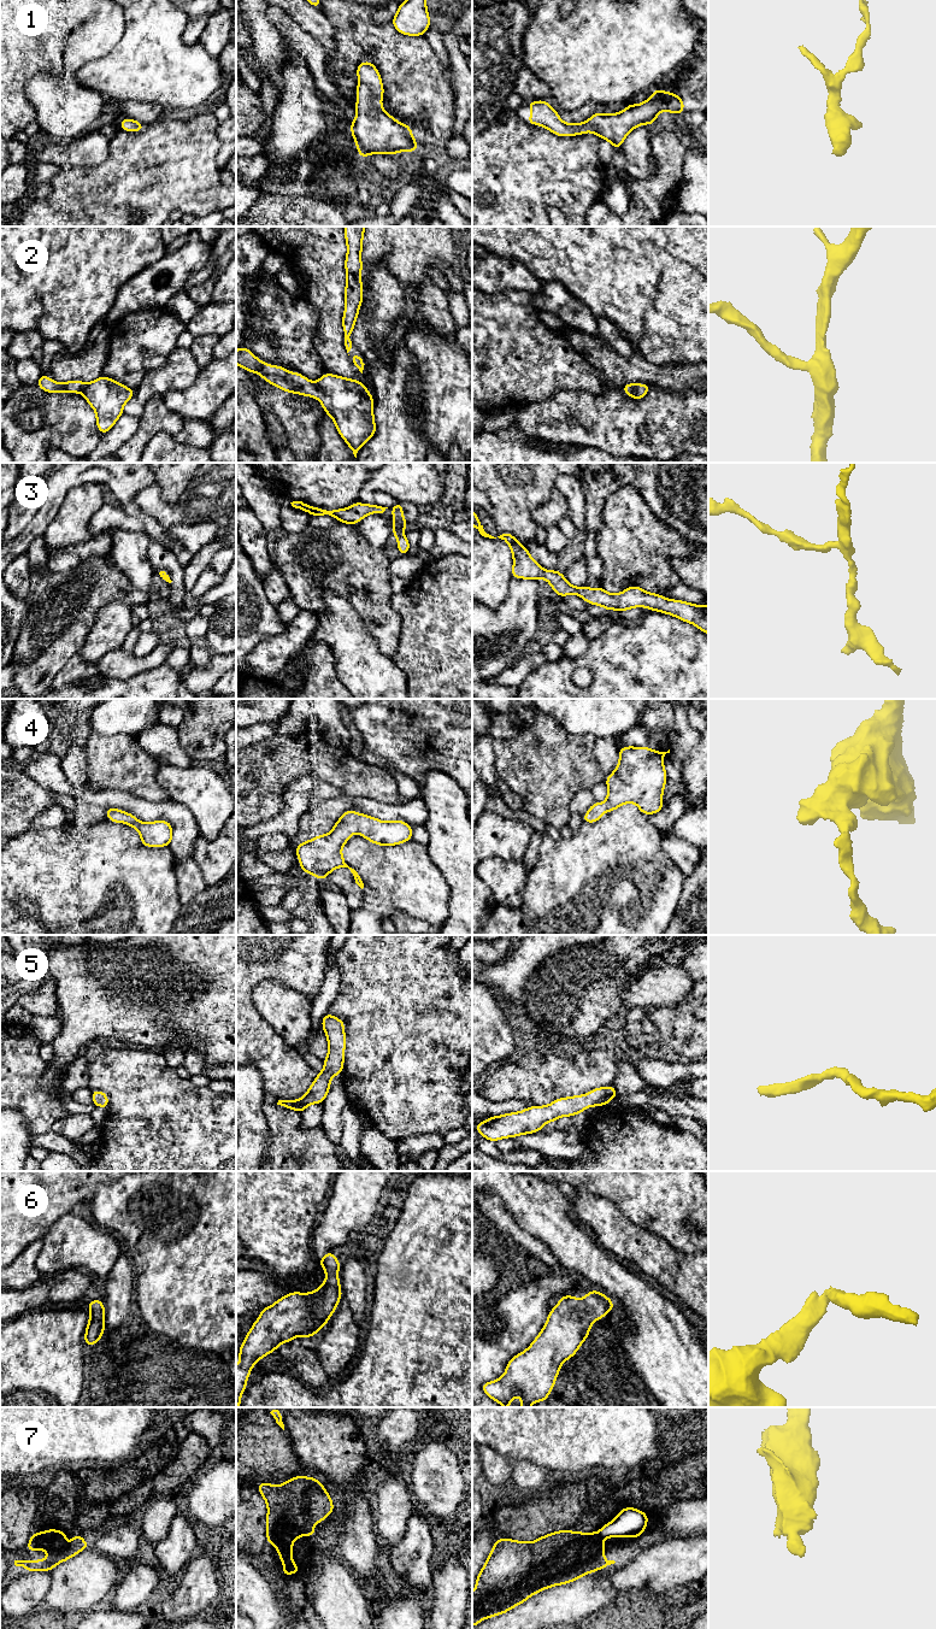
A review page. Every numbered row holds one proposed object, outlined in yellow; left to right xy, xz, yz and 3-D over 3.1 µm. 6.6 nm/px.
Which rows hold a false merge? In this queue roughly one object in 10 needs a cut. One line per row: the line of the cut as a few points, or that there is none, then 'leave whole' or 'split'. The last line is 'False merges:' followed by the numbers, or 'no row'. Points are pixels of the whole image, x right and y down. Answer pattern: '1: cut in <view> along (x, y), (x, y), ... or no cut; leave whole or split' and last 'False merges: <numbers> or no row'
1: no cut; leave whole
2: no cut; leave whole
3: no cut; leave whole
4: no cut; leave whole
5: no cut; leave whole
6: no cut; leave whole
7: no cut; leave whole
False merges: no row

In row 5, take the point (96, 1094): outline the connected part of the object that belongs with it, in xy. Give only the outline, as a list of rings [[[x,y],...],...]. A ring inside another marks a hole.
[[[90,1090],[93,1096],[93,1105],[108,1108],[108,1096],[101,1090]]]

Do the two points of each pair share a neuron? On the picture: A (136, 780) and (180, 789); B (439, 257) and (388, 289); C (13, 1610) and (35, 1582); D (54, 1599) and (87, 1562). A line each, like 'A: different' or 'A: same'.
A: different
B: different
C: same
D: same

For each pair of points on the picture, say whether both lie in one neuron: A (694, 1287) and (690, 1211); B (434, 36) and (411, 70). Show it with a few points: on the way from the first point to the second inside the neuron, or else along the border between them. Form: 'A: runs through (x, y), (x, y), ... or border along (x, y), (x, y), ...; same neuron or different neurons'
A: border along (666, 1241), (681, 1251), (695, 1252); different neurons
B: border along (423, 35), (446, 66); different neurons

